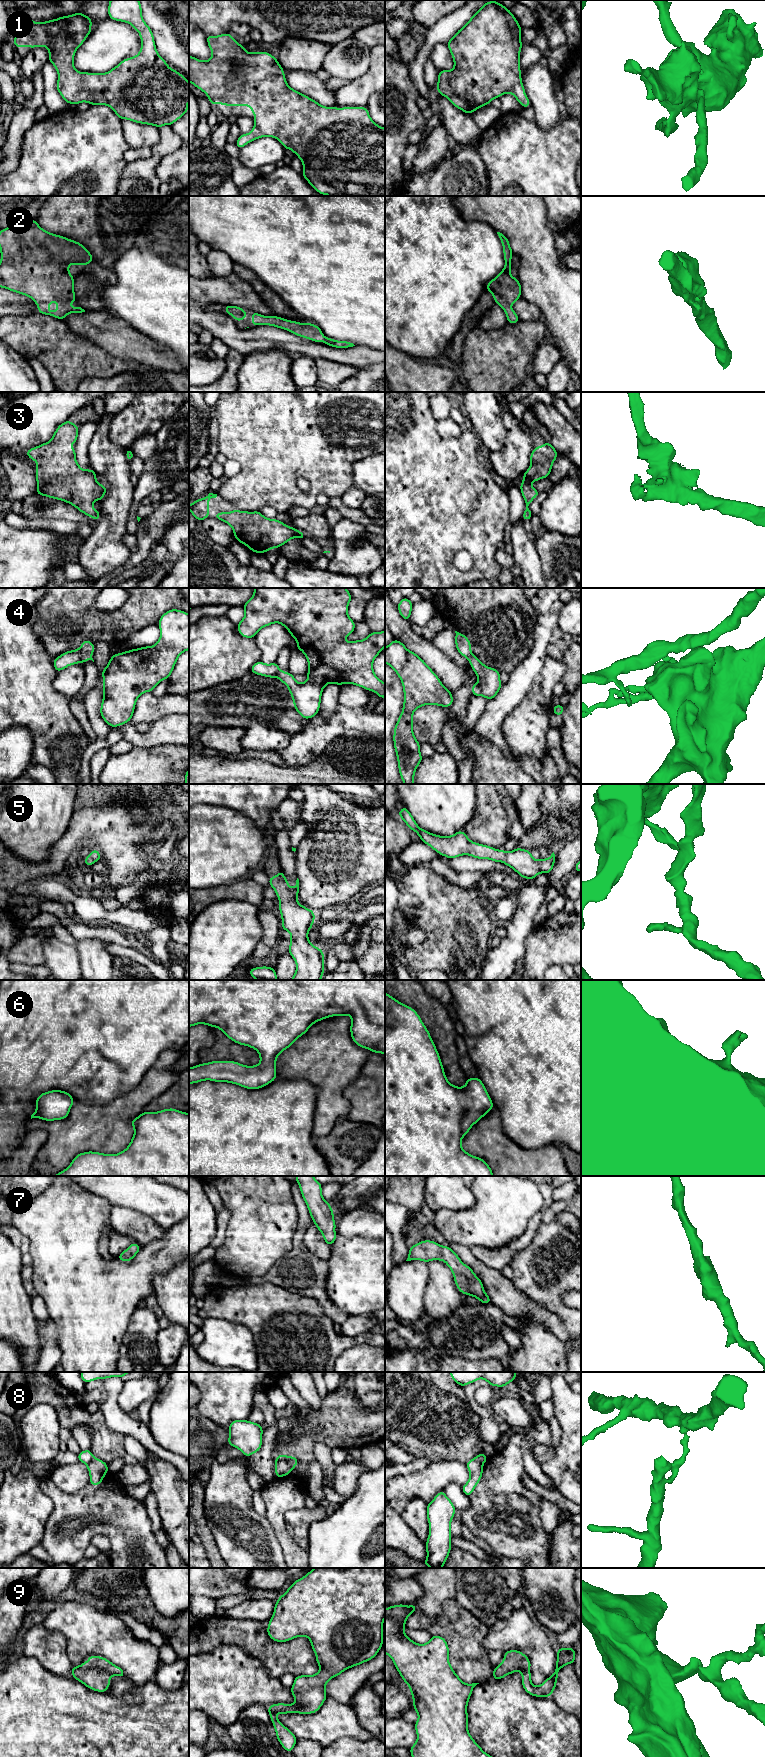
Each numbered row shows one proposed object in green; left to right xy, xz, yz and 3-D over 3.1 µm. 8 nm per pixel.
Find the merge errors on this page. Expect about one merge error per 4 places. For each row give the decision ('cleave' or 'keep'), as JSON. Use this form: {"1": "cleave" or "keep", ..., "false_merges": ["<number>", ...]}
{"1": "keep", "2": "keep", "3": "keep", "4": "cleave", "5": "keep", "6": "keep", "7": "keep", "8": "cleave", "9": "keep", "false_merges": ["4", "8"]}

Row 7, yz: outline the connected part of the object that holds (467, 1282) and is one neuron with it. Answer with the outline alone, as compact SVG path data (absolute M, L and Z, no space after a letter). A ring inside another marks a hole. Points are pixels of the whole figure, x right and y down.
M431 1240L421 1241L409 1248L406 1261L411 1260L421 1260L426 1263L432 1260L444 1261L452 1271L454 1282L461 1293L477 1298L482 1304L491 1303L482 1281L449 1246L442 1246Z

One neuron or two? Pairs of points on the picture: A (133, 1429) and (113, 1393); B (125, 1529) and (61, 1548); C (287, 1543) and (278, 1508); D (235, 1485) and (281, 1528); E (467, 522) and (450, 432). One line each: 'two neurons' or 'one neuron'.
A: one neuron
B: one neuron
C: one neuron
D: two neurons
E: two neurons

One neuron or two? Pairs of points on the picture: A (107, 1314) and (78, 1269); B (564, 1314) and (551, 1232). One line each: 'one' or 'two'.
A: one
B: one

